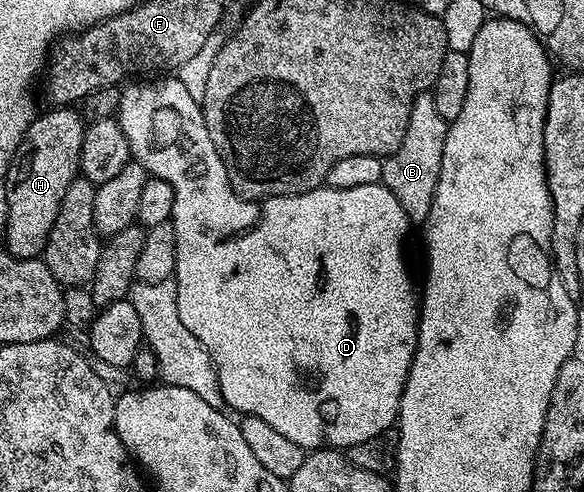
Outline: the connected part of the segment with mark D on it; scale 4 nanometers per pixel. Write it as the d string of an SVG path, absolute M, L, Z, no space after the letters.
M154 77L151 79L154 79L151 83L131 82L129 86L122 91L116 118L120 129L124 129L124 137L128 137L128 145L130 146L130 154L133 162L139 163L153 178L163 179L169 185L172 185L172 189L175 190L175 207L172 222L174 232L176 233L176 265L174 266L172 278L176 285L176 305L180 309L180 321L184 321L185 327L188 328L188 333L192 333L192 337L196 337L196 341L200 341L200 345L204 345L204 349L208 349L208 353L212 357L214 368L216 369L218 380L220 381L220 393L222 394L223 404L225 404L231 412L238 411L237 414L239 416L255 415L256 417L260 417L262 421L268 421L268 425L272 425L272 429L276 429L276 433L284 433L284 437L288 437L288 441L296 441L296 445L300 445L304 449L349 449L352 445L360 445L360 441L368 441L369 439L377 439L385 436L385 431L388 430L389 427L391 430L391 428L395 426L398 418L400 397L404 393L404 385L408 381L408 373L412 369L412 361L414 360L416 345L418 344L418 312L420 310L420 299L416 294L416 287L414 291L413 281L410 280L410 271L406 268L406 259L402 256L402 242L406 239L408 220L404 209L400 209L400 201L396 201L396 197L392 197L392 193L387 187L382 186L381 183L377 183L376 185L360 185L356 189L336 189L335 187L323 185L312 189L308 193L300 193L299 195L281 195L280 197L260 199L257 201L253 199L242 199L234 192L232 185L228 181L228 169L224 169L224 161L220 157L220 153L208 133L208 125L204 121L201 103L197 103L197 101L192 99L191 94L188 93L177 77Z

